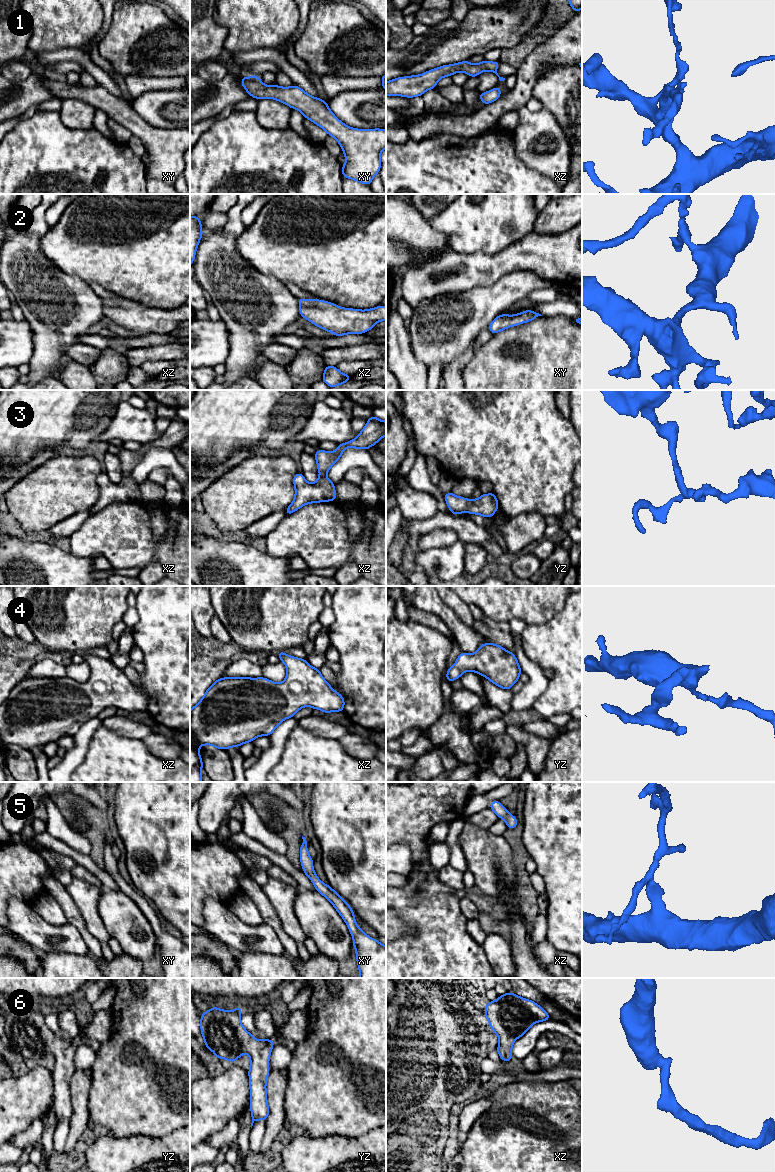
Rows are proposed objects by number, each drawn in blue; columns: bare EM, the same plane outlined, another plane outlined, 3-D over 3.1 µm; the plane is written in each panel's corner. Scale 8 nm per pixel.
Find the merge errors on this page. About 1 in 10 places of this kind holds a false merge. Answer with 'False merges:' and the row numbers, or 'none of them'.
False merges: none of them

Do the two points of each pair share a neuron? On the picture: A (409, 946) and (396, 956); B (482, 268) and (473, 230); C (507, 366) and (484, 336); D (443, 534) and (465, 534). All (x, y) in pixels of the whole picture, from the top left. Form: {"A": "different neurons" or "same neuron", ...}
{"A": "same neuron", "B": "different neurons", "C": "different neurons", "D": "different neurons"}

